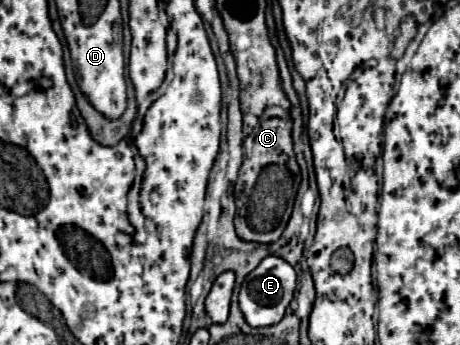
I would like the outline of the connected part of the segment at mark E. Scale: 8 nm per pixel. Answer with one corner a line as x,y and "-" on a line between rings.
267,256
251,274
247,274
239,292
239,306
247,324
253,328
277,324
283,318
285,308
289,306
293,298
295,282
297,282
297,274
291,264
287,264
283,258

